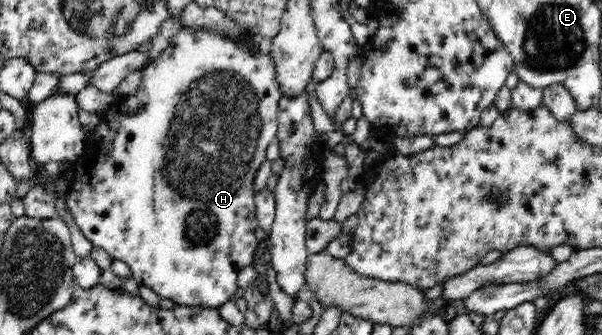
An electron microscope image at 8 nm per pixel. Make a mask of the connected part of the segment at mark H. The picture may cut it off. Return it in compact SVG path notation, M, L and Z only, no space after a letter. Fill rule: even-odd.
M193 27L180 30L170 38L169 45L162 53L142 70L140 87L134 92L141 104L137 106L117 104L117 108L113 108L113 116L111 116L111 108L99 115L99 123L93 130L95 138L86 136L85 154L74 161L72 166L71 180L66 192L66 207L85 238L91 241L93 246L105 250L112 260L124 262L132 278L139 284L151 288L160 298L167 298L177 305L221 308L225 302L231 301L237 292L239 288L237 276L240 270L254 264L255 249L260 241L255 237L258 222L253 184L257 170L266 160L265 151L276 138L278 104L283 91L276 80L276 65L267 47L267 39L260 39L255 35L253 37L255 41L262 41L265 45L259 49L249 39L242 41L229 39L223 31ZM121 108L135 116L117 116Z

